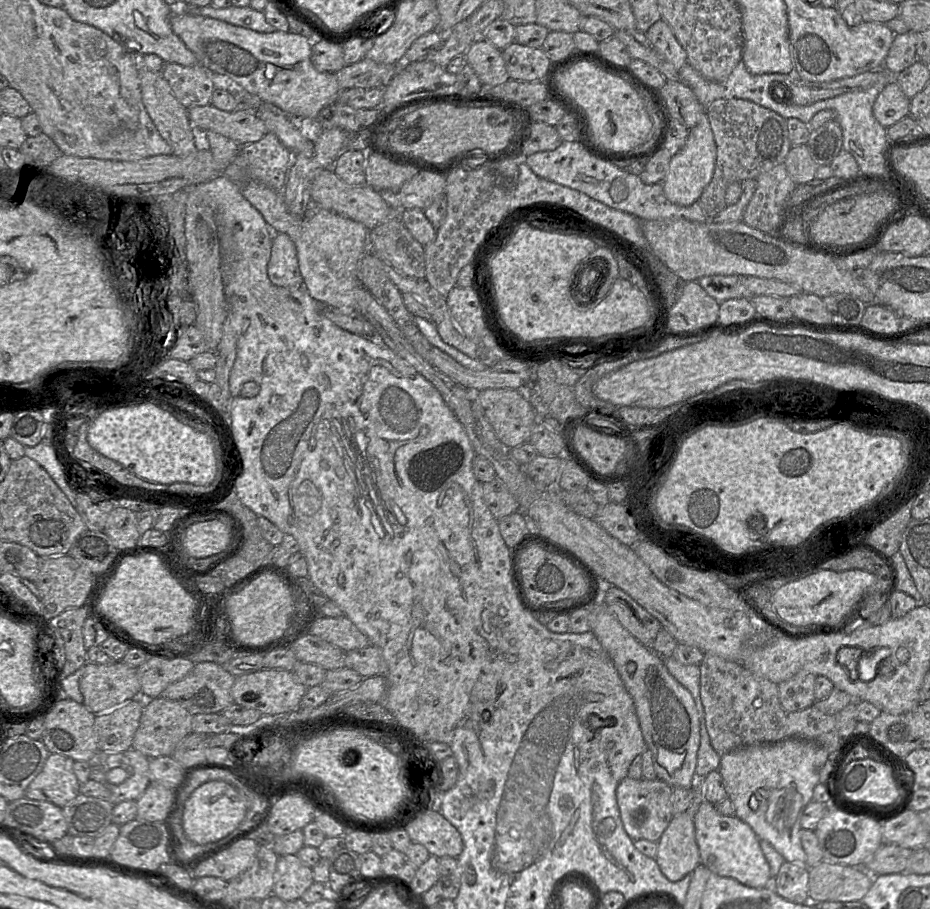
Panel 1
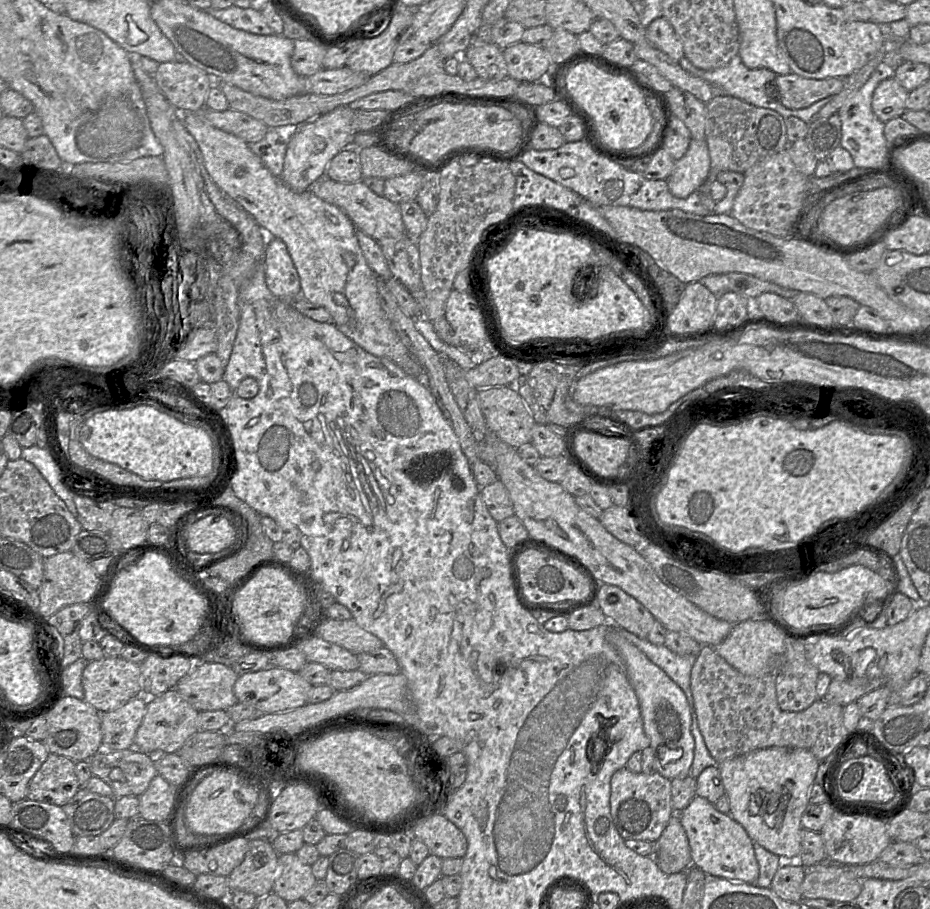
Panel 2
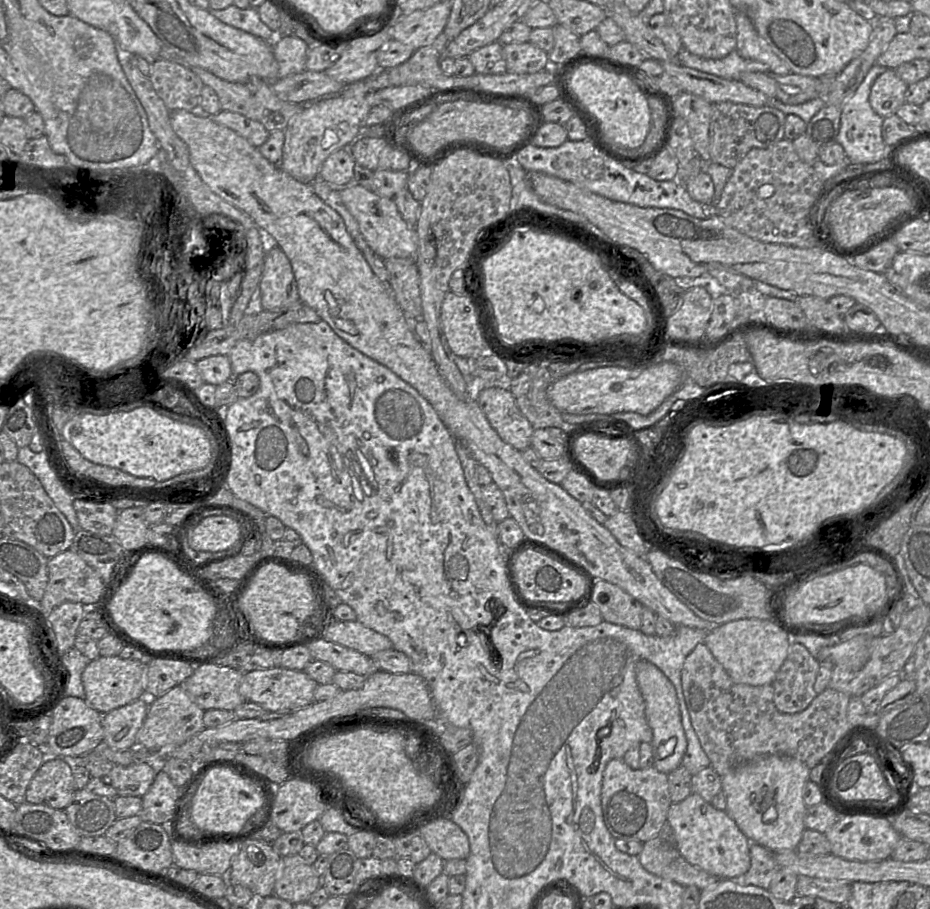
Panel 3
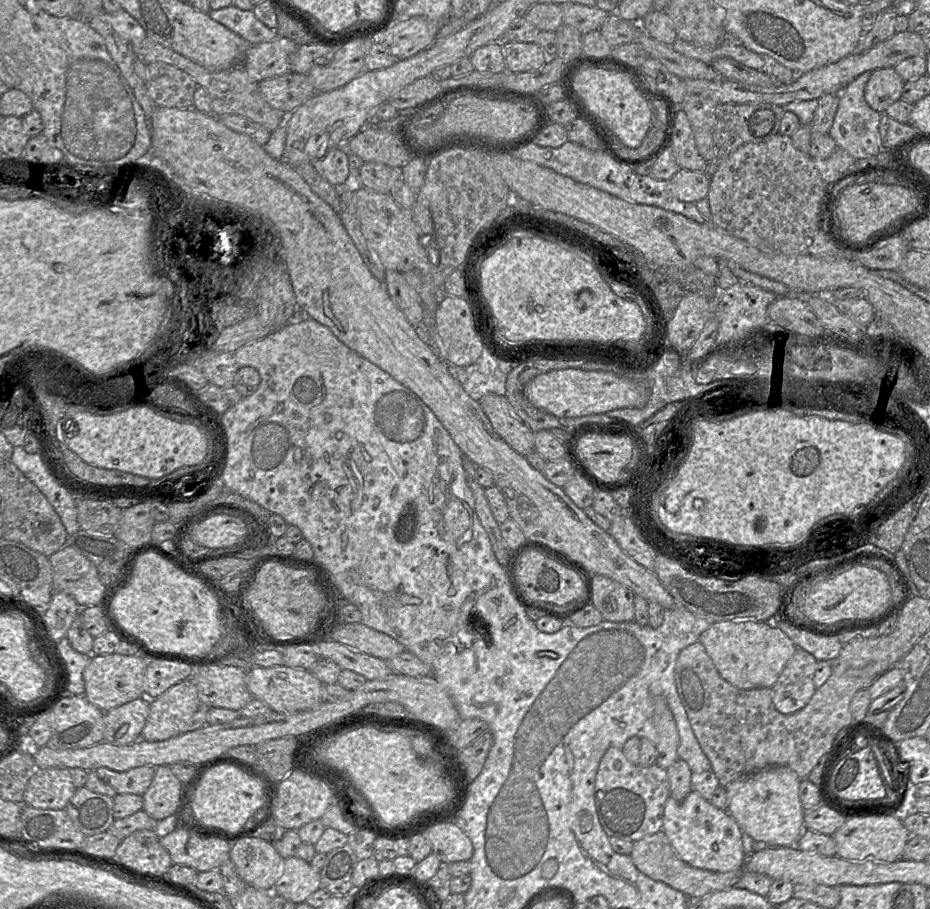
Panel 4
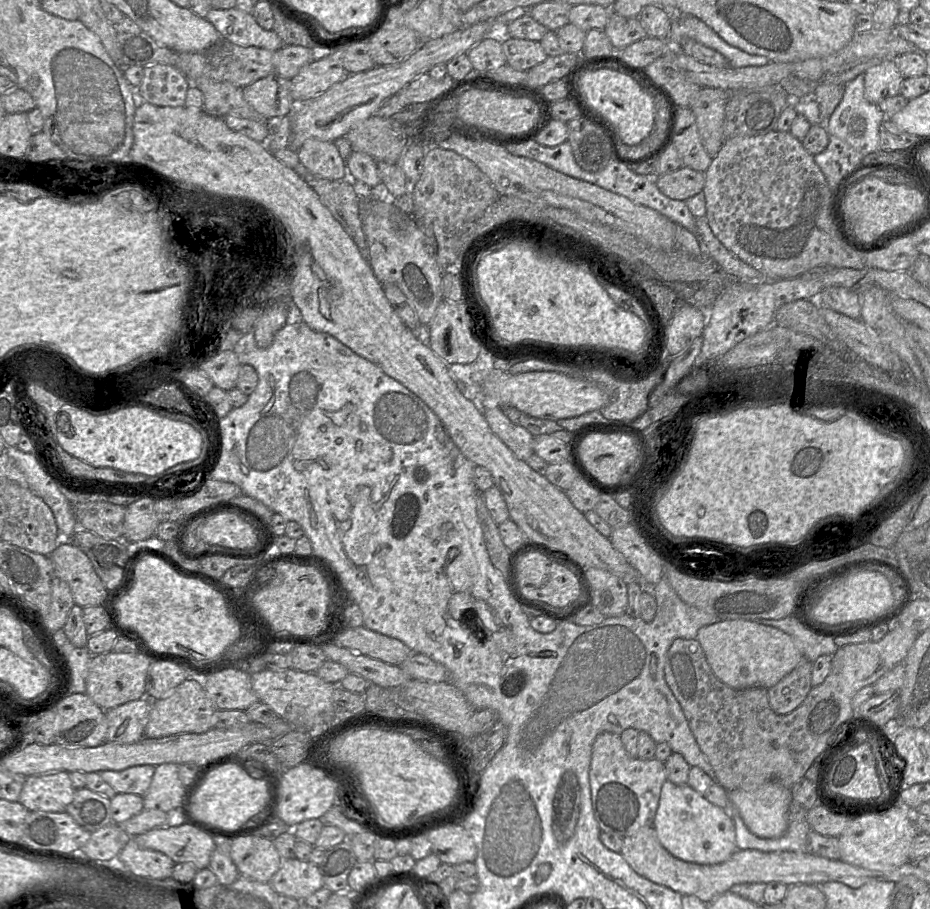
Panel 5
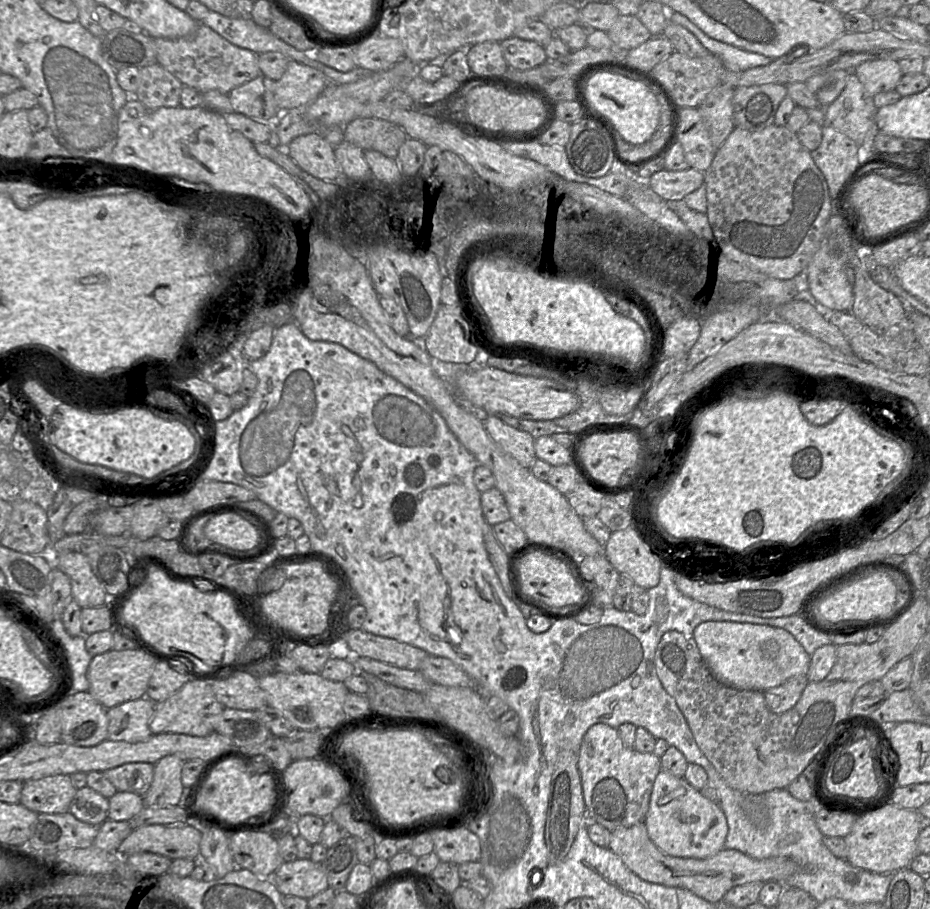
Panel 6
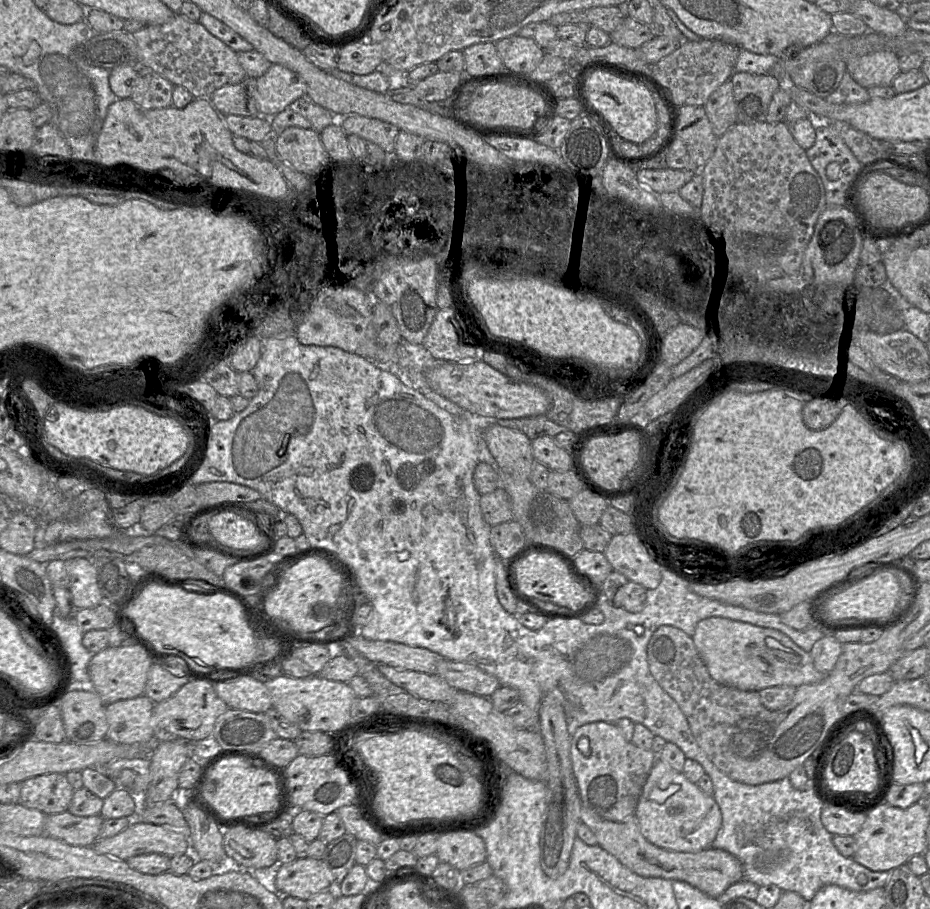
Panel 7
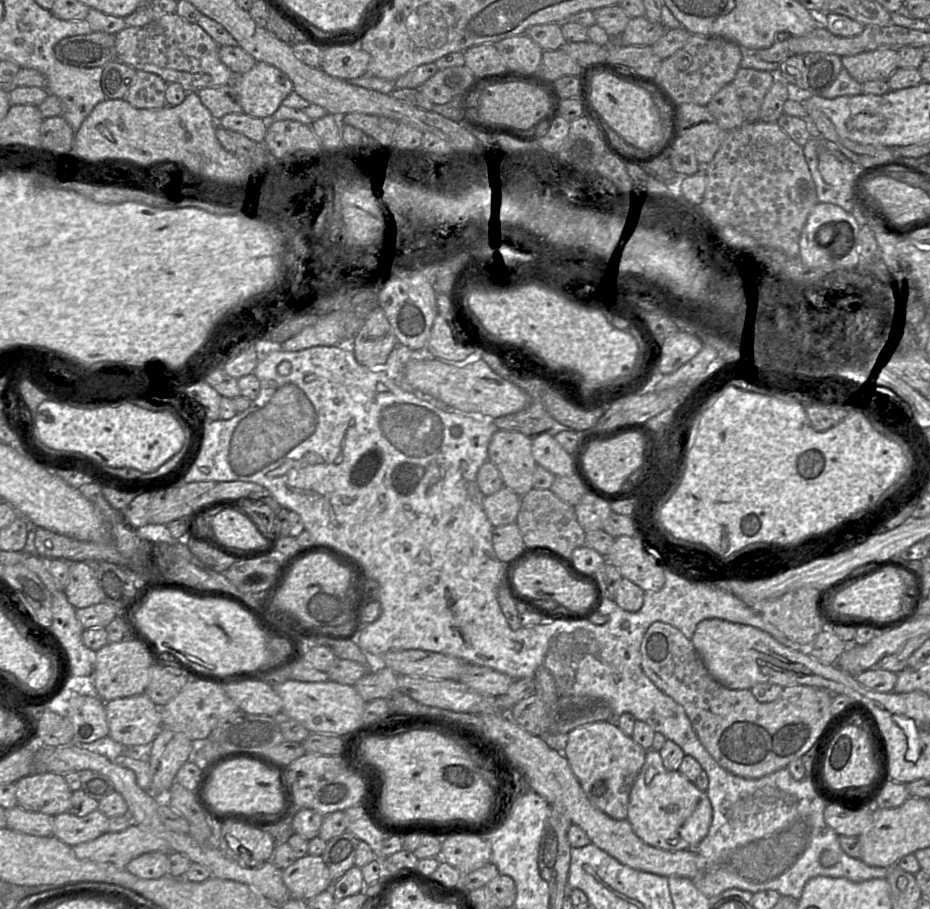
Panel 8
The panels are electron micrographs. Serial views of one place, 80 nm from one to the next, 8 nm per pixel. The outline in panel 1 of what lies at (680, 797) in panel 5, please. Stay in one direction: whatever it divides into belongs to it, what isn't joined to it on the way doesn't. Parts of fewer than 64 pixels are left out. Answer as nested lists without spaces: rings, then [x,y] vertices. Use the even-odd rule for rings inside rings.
[[[708,801],[700,804],[694,816],[694,825],[700,863],[711,872],[734,878],[753,888],[763,888],[769,885],[770,867],[760,847],[759,838],[750,825],[735,815],[720,814],[714,804]]]

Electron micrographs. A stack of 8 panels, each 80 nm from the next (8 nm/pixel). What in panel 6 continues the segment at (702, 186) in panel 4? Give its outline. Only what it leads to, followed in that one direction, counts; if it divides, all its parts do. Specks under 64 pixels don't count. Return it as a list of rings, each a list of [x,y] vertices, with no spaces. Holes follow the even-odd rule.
[[[694,168],[682,171],[661,170],[648,179],[652,191],[664,201],[679,201],[704,184],[705,174]]]

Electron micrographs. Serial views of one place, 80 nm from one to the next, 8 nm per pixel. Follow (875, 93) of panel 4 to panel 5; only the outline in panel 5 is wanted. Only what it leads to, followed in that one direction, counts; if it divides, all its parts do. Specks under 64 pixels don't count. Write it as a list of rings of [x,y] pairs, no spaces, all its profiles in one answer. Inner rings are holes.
[[[883,60],[864,72],[865,98],[878,104],[885,98],[900,94],[903,79],[895,60]]]

